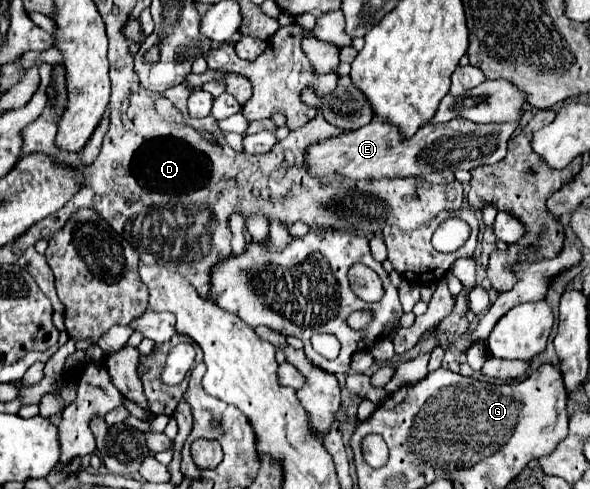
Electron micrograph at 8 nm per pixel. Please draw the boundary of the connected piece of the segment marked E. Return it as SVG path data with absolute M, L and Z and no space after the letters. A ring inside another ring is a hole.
M373 118L367 126L357 128L353 132L341 132L333 138L323 138L305 150L305 164L313 176L345 176L351 180L381 180L381 178L407 178L407 176L423 176L431 172L443 172L443 170L471 170L483 164L495 164L499 162L507 152L507 140L513 136L519 124L503 122L503 124L475 124L471 120L449 120L445 124L425 124L411 140L401 140L397 128L391 124L385 124L379 118Z

